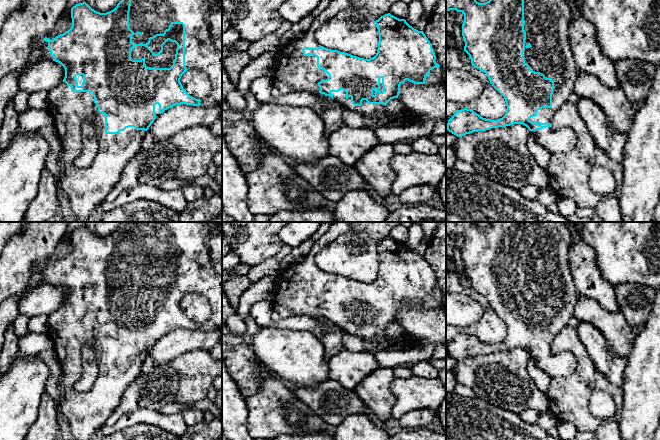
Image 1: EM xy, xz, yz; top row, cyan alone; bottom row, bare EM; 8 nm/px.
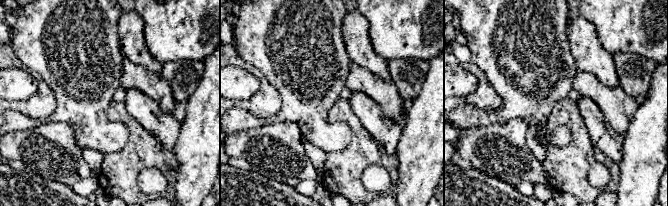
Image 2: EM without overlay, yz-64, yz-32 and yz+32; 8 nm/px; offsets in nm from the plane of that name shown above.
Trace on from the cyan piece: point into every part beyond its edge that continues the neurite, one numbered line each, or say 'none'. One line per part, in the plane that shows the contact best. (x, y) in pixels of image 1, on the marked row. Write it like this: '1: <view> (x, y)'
1: xy (150, 17)

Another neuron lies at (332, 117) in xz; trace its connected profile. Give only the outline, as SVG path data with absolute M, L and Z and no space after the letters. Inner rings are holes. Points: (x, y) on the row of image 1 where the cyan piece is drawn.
M313 93L321 100L326 100L329 103L329 107L322 112L318 113L324 122L324 131L326 136L339 128L341 125L346 124L343 118L343 106L337 103L334 99L321 93Z

